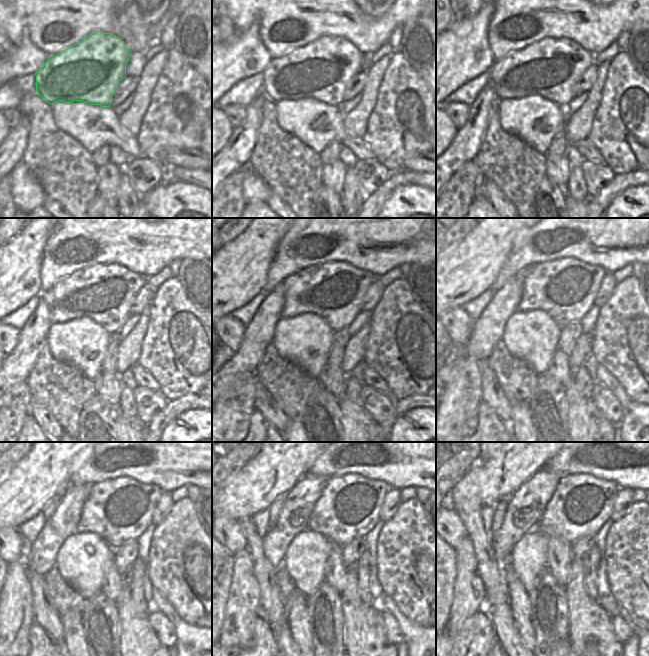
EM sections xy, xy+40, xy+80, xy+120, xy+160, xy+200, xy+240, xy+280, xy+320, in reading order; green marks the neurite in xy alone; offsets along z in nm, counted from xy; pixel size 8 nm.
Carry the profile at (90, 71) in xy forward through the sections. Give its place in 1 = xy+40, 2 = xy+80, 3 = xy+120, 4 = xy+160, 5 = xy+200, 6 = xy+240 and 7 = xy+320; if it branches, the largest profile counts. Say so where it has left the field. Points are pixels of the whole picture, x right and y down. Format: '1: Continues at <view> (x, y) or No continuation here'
1: Continues at xy+40 (320, 70)
2: Continues at xy+80 (550, 68)
3: Continues at xy+120 (103, 292)
4: Continues at xy+160 (334, 291)
5: Continues at xy+200 (565, 289)
6: Continues at xy+240 (119, 510)
7: Continues at xy+320 (581, 504).

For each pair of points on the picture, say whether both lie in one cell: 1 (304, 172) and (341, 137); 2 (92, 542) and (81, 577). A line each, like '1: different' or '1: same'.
1: different
2: same

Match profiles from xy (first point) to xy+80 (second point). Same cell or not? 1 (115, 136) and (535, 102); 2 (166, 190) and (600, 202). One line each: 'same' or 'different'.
1: same
2: different

